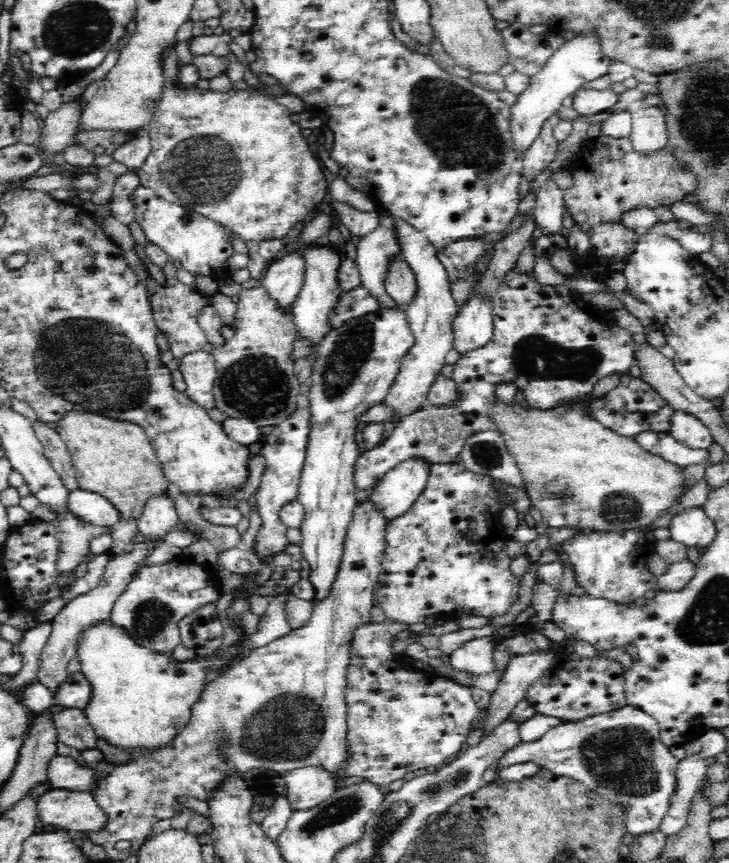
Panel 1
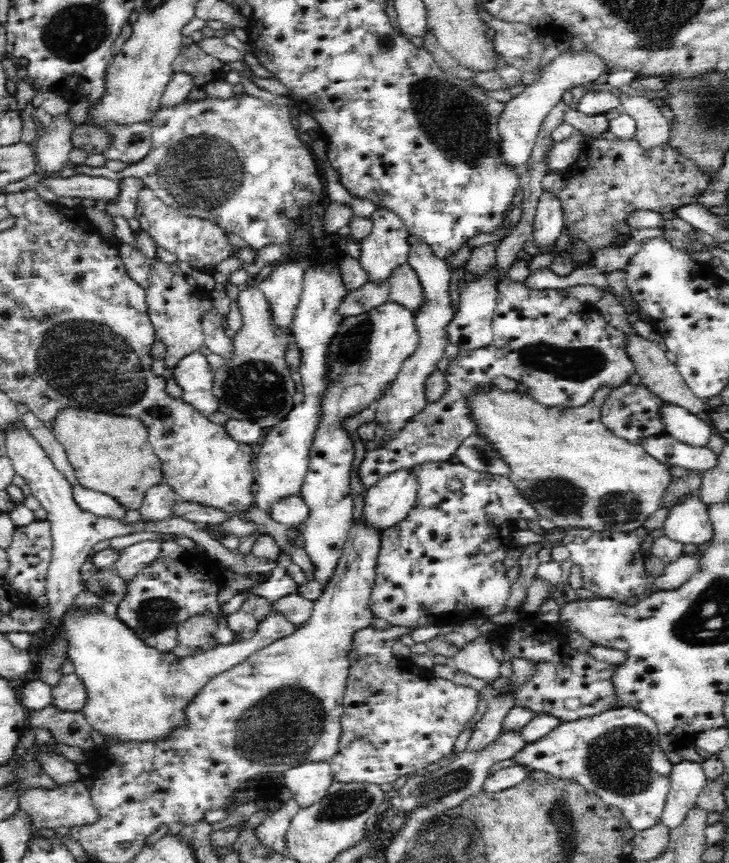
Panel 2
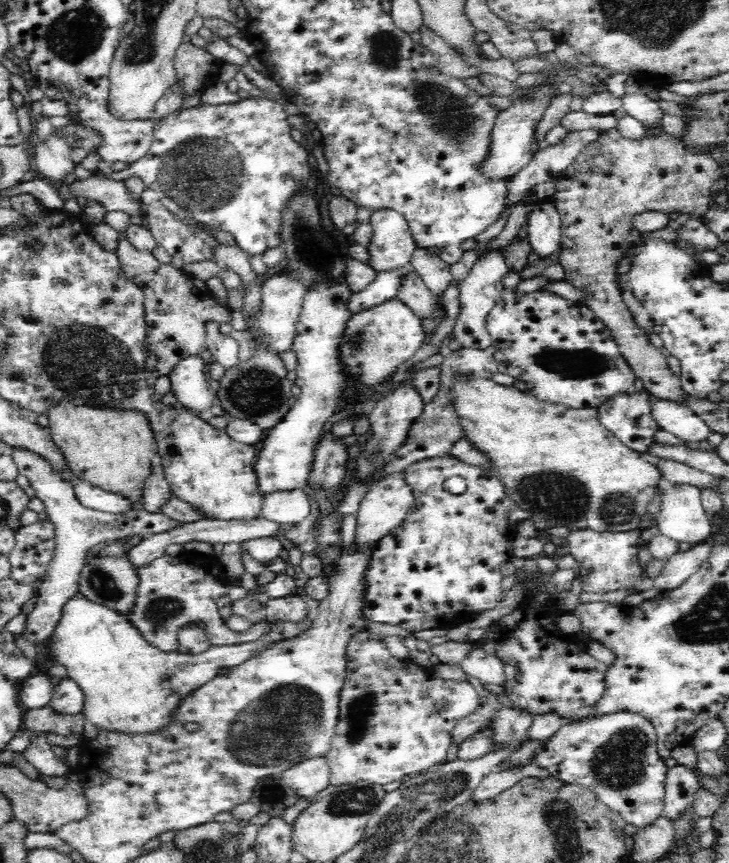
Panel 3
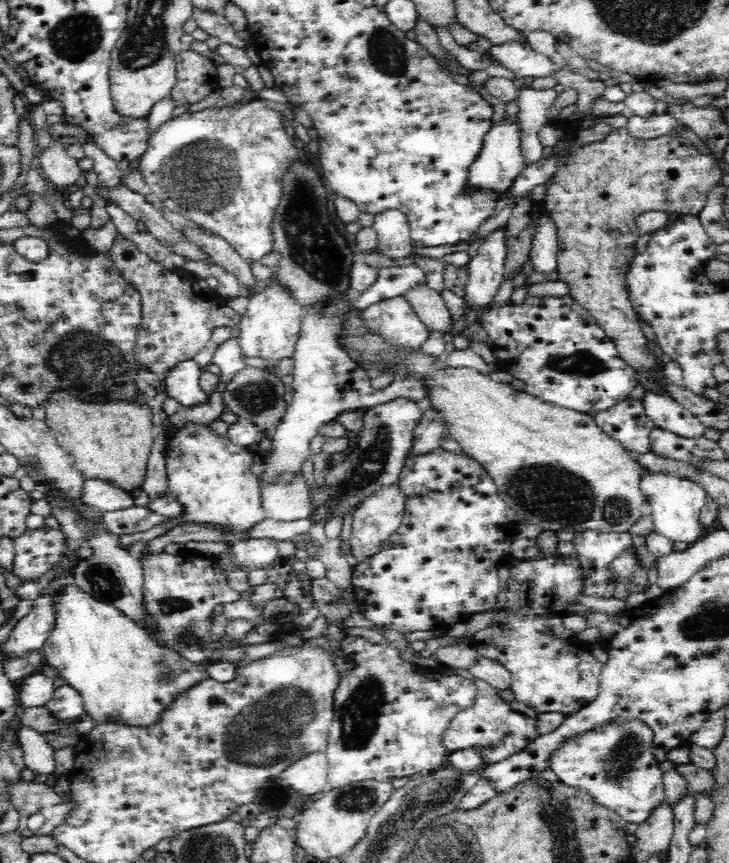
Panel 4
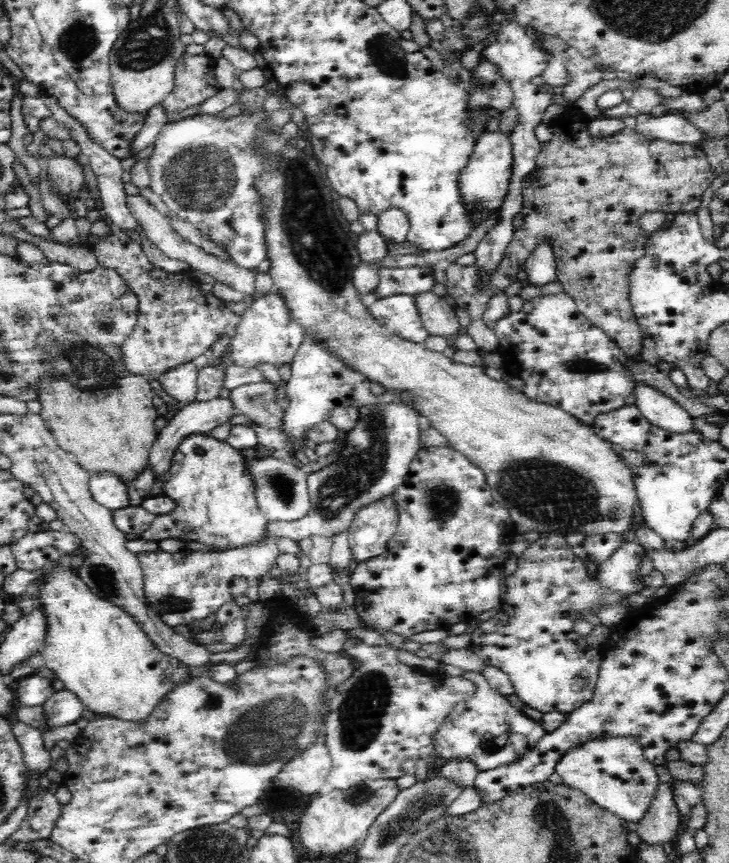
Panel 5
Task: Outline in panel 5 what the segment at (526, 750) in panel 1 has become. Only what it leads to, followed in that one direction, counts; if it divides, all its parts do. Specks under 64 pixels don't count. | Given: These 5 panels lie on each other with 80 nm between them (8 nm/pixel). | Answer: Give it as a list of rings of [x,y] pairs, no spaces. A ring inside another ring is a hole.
[[[614,737],[606,738],[606,740],[592,740],[588,744],[580,746],[580,748],[570,750],[559,762],[555,772],[563,778],[562,782],[566,786],[581,790],[590,800],[594,801],[595,805],[609,810],[621,819],[638,822],[650,808],[654,794],[658,790],[658,784],[660,784],[660,778],[654,768],[656,766],[648,762],[647,758],[644,758],[642,748],[639,748],[635,740]]]

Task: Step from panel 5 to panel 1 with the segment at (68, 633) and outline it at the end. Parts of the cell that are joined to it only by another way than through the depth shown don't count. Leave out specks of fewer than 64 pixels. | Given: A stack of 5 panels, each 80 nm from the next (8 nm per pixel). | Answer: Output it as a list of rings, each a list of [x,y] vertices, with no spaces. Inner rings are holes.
[[[290,590],[282,591],[271,599],[266,613],[260,618],[256,634],[246,635],[242,642],[226,651],[203,655],[202,658],[183,659],[182,662],[142,646],[113,620],[100,620],[84,628],[75,640],[75,654],[81,660],[81,672],[90,684],[90,702],[83,711],[96,736],[122,750],[127,747],[155,750],[164,743],[170,743],[190,722],[190,708],[202,694],[208,668],[220,672],[238,657],[242,658],[244,654],[292,632],[284,610],[291,595]]]

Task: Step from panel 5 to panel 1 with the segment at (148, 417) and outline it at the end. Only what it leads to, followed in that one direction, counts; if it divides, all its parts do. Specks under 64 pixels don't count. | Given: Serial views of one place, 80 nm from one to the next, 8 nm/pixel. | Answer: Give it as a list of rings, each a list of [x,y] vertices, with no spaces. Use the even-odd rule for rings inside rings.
[[[70,410],[58,420],[56,431],[70,451],[78,487],[110,500],[120,512],[120,519],[139,519],[150,498],[167,494],[170,482],[145,430],[138,423]]]

